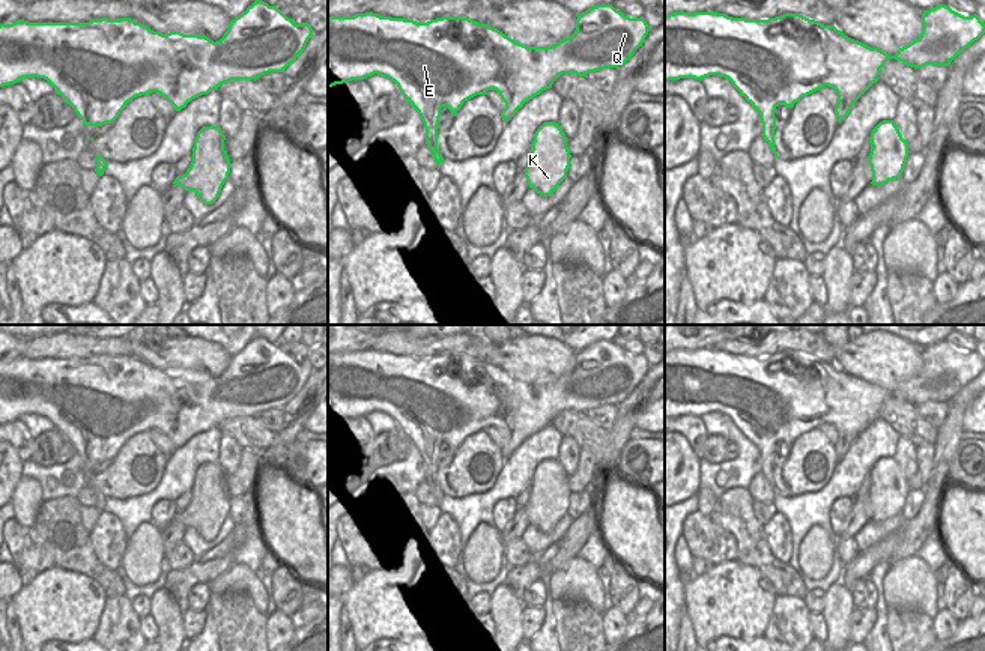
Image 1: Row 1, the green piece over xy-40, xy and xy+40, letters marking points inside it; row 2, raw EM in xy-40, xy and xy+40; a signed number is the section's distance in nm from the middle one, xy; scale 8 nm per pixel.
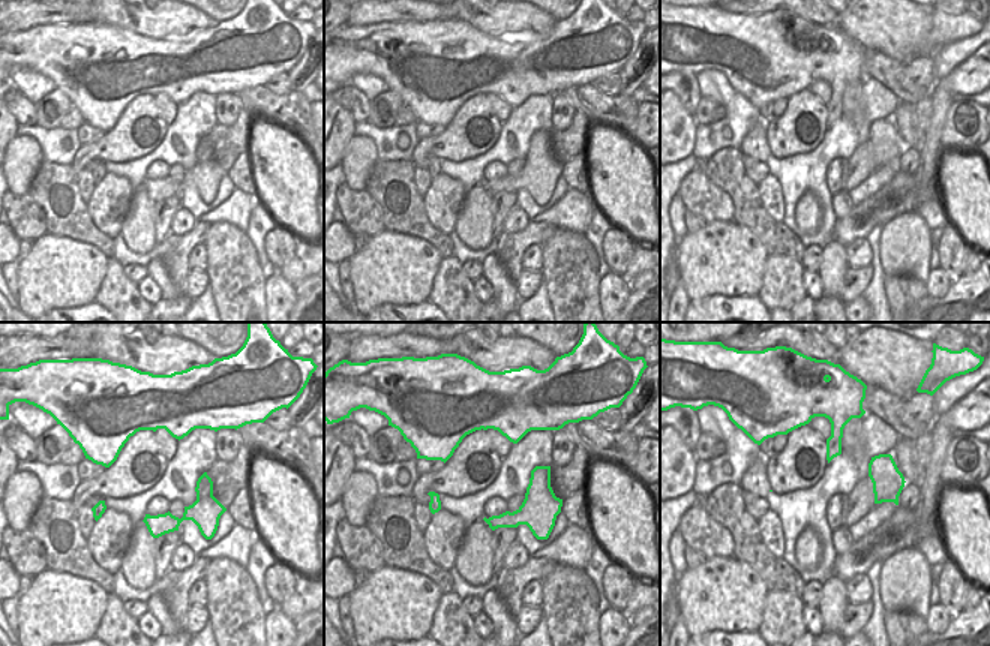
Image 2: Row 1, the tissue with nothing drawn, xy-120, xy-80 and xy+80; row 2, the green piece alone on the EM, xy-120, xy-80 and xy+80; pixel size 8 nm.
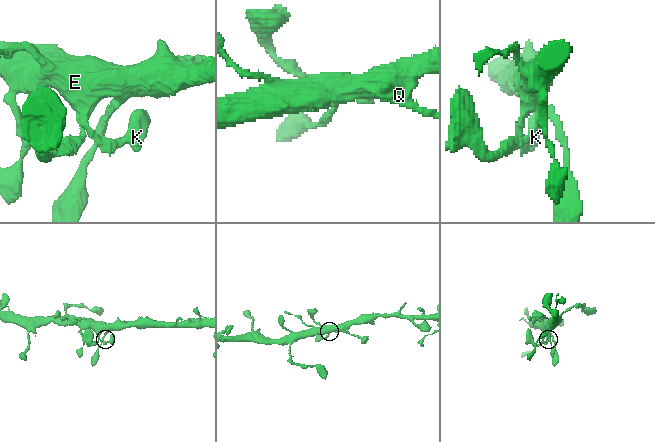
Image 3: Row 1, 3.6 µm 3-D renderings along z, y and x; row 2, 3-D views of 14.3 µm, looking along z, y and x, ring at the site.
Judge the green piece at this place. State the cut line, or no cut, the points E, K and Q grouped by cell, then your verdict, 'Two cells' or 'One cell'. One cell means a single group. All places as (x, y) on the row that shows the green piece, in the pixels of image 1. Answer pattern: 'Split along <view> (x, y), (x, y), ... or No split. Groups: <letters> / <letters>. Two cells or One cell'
No split. Groups: E K Q. One cell

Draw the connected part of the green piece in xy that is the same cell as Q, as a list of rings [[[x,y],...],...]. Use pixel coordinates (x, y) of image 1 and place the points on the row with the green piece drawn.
[[[597,5],[579,14],[574,33],[550,47],[526,47],[498,29],[463,17],[442,17],[427,23],[380,17],[373,12],[353,17],[328,17],[328,89],[352,80],[364,80],[374,74],[394,81],[405,99],[418,111],[426,128],[426,144],[439,170],[444,161],[438,149],[438,126],[442,107],[447,107],[456,116],[465,101],[477,95],[486,95],[487,90],[496,90],[505,102],[501,117],[508,122],[525,102],[550,89],[562,74],[585,77],[605,68],[618,69],[642,47],[648,32],[644,17],[630,18],[612,5]]]

